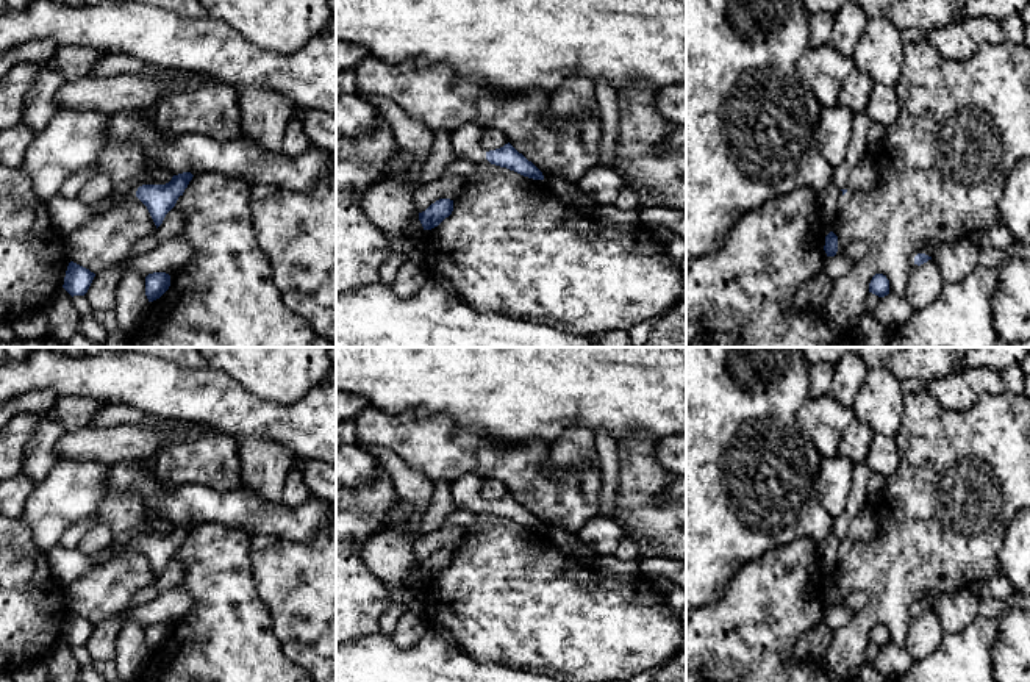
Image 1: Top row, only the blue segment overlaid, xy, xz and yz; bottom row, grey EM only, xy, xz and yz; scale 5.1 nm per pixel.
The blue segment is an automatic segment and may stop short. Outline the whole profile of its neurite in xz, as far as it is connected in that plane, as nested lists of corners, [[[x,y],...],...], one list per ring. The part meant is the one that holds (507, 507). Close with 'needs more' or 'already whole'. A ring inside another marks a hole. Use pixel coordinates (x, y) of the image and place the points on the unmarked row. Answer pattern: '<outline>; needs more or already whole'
[[[466,474],[452,483],[452,496],[458,508],[475,513],[488,510],[491,515],[506,518],[524,527],[544,530],[542,522],[510,493],[500,499],[485,502],[480,494],[483,480],[478,474]]]; needs more

